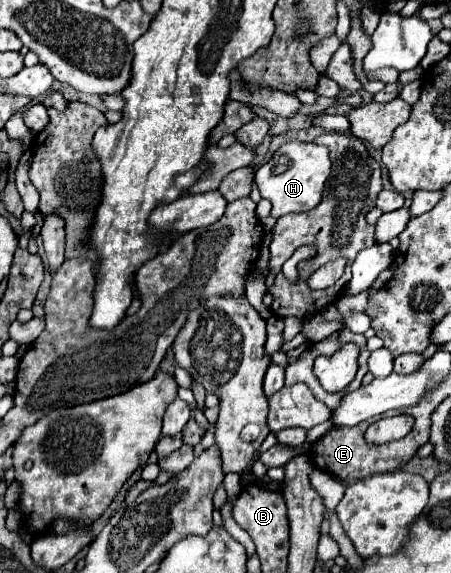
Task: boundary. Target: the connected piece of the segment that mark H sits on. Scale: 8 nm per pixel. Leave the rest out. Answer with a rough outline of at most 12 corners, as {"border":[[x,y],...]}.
{"border":[[285,143],[255,171],[271,217],[311,211],[331,161],[317,143]]}

